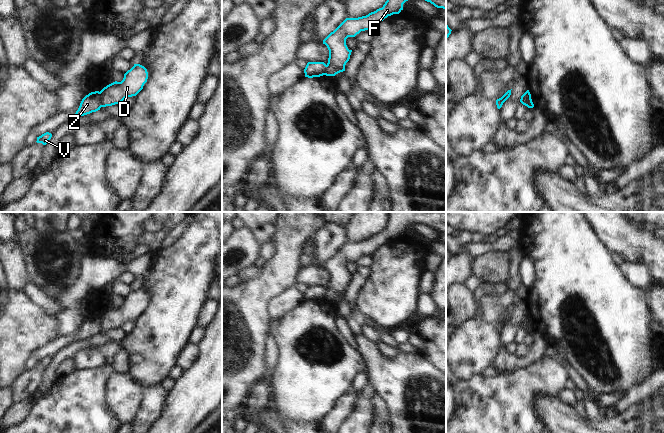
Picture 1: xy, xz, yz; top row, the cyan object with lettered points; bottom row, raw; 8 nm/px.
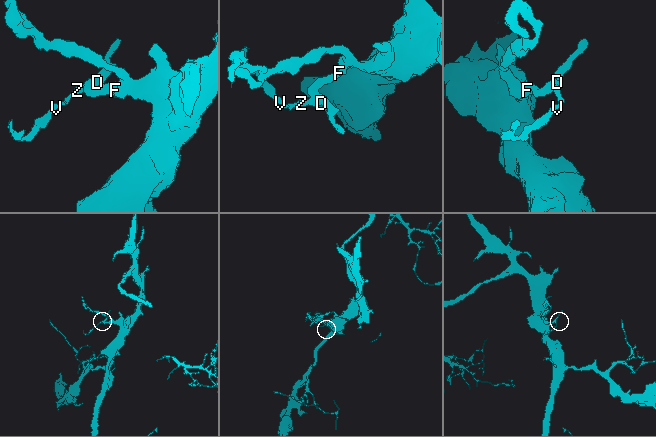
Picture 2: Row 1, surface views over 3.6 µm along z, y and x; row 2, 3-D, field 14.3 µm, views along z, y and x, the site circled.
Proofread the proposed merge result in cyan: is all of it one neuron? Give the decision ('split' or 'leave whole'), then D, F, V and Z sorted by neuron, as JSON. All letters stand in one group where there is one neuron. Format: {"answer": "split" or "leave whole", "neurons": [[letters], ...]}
{"answer": "split", "neurons": [["D", "F"], ["V", "Z"]]}

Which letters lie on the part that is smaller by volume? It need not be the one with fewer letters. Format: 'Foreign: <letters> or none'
Foreign: V, Z

